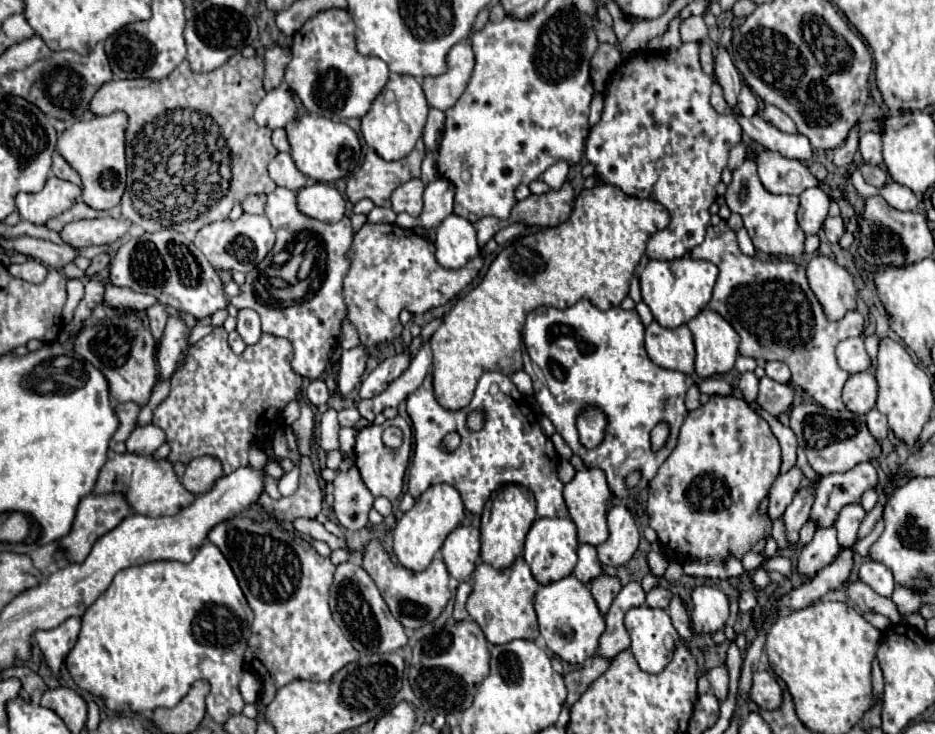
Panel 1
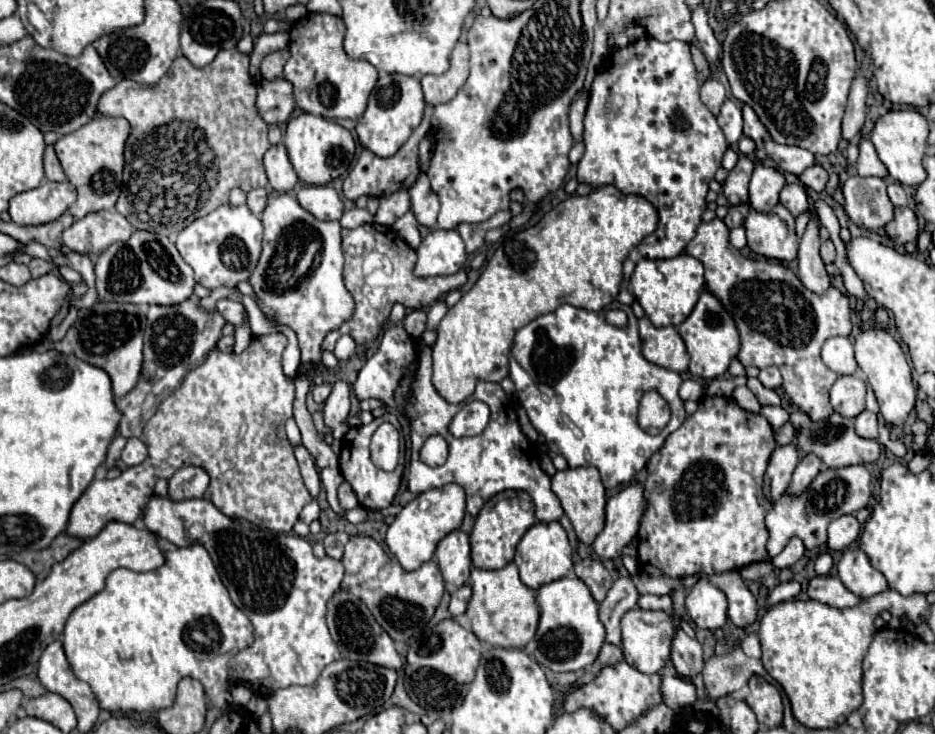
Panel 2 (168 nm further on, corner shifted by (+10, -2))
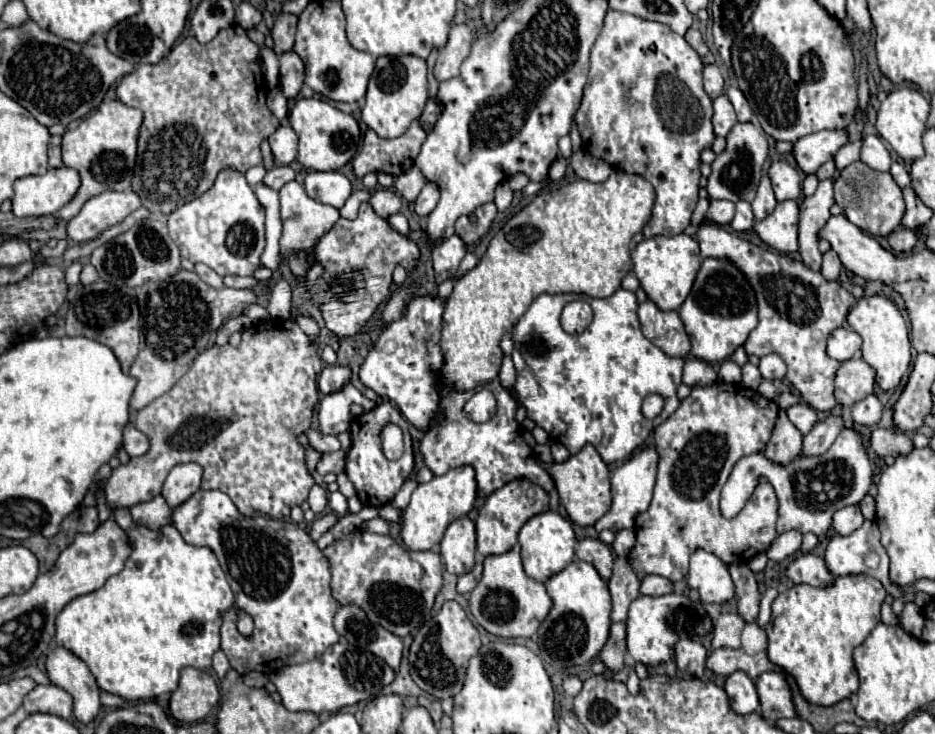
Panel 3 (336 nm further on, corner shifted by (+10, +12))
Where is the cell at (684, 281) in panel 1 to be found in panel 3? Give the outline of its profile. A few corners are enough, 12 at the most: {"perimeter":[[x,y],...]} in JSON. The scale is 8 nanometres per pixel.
{"perimeter":[[686,233],[648,237],[631,259],[662,311],[680,309],[702,263]]}

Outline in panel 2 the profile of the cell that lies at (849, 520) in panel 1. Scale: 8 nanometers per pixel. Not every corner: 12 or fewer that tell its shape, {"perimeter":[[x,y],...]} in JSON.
{"perimeter":[[842,515],[828,527],[828,547],[842,551],[858,539],[856,517]]}

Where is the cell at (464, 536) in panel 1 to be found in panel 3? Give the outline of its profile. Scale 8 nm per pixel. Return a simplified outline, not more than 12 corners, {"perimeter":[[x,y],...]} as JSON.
{"perimeter":[[460,517],[444,533],[448,573],[474,567],[476,527]]}

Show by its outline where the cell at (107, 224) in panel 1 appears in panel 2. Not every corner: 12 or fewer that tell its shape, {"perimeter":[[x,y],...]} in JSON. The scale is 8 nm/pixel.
{"perimeter":[[118,211],[74,221],[62,243],[74,253],[100,253],[132,235]]}

